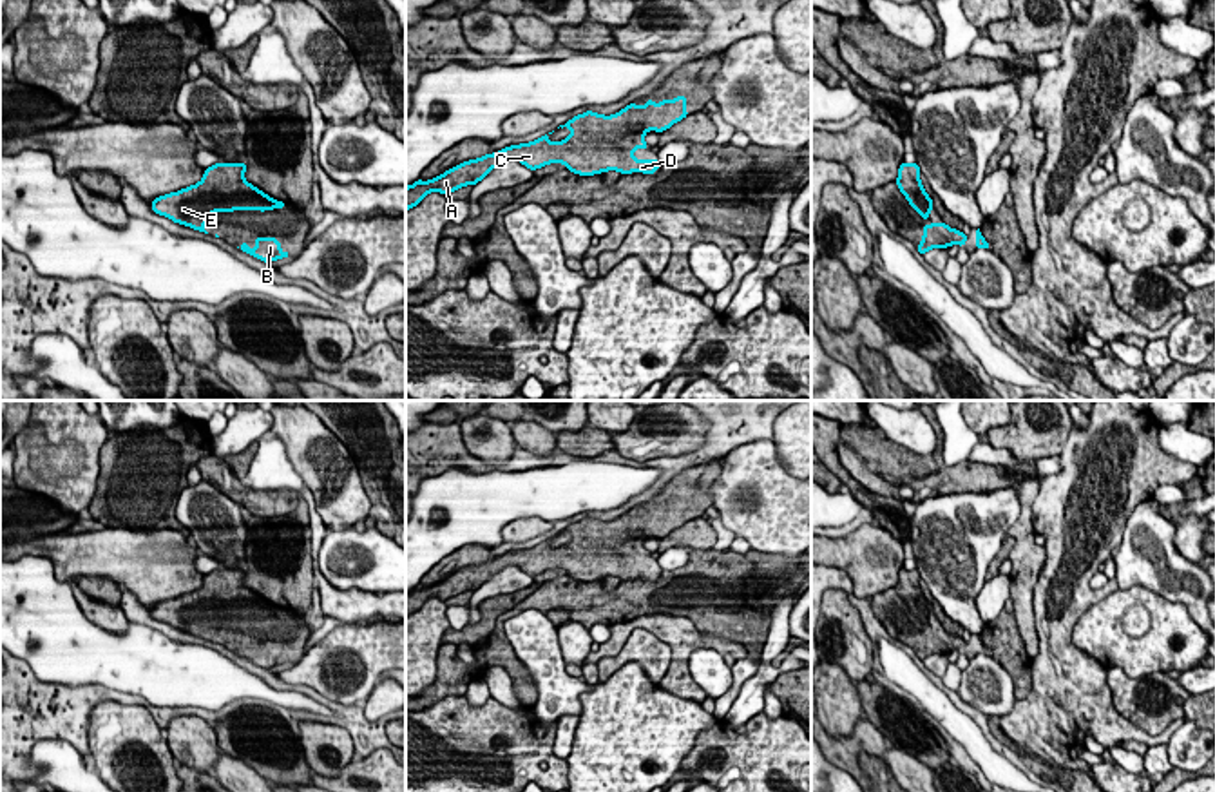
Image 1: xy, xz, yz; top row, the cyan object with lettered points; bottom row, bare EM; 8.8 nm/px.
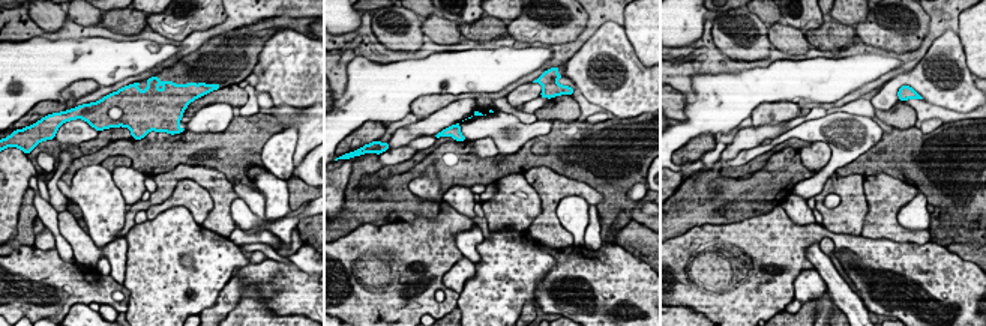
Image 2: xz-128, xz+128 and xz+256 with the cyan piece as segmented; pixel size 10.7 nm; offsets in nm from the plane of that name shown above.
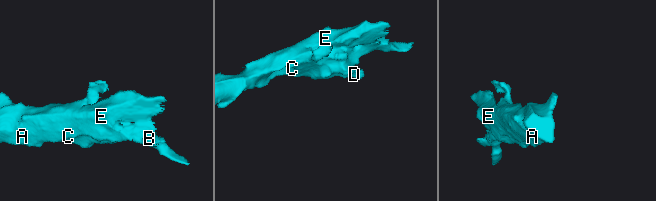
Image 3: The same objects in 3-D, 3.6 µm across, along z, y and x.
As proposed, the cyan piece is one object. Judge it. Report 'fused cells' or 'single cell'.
single cell

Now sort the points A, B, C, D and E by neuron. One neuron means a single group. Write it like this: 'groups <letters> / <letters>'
groups A B C D E

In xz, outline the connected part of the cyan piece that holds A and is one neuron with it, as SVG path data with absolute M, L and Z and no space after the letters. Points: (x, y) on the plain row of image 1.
M686 502L659 509L646 506L641 513L630 509L612 522L587 517L560 531L570 535L570 542L563 547L550 547L552 538L549 538L531 549L511 551L494 560L464 567L429 587L418 585L406 593L406 616L418 611L433 596L445 602L465 591L476 591L505 565L518 565L531 576L558 567L581 582L607 576L654 580L659 575L657 564L636 565L634 556L648 555L645 549L648 536L663 538L686 522Z

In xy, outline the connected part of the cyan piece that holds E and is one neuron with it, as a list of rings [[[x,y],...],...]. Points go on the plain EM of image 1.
[[[215,569],[205,575],[199,589],[152,605],[152,616],[174,629],[208,640],[205,629],[214,618],[264,618],[286,611],[250,591],[244,576],[246,569]]]

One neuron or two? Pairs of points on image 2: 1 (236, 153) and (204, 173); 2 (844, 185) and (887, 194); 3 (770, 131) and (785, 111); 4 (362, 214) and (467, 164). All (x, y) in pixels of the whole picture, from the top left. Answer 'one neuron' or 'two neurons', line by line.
1: two neurons
2: two neurons
3: two neurons
4: one neuron

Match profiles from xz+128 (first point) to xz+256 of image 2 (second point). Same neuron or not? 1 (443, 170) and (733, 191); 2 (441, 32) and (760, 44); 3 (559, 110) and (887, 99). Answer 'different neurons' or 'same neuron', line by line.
1: same neuron
2: different neurons
3: different neurons

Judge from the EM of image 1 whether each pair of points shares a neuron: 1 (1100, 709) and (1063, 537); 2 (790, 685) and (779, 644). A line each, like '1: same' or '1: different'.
1: same
2: different

